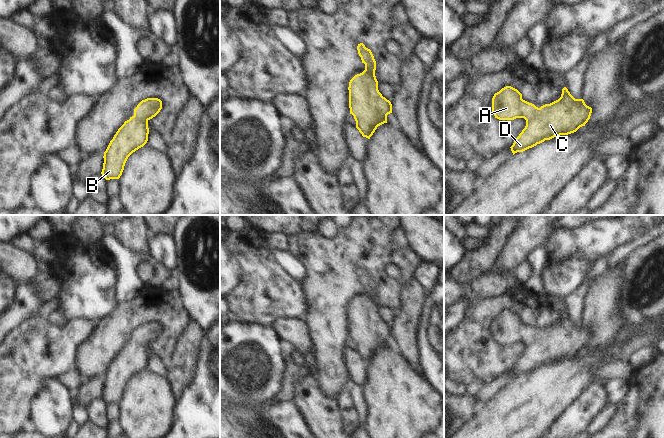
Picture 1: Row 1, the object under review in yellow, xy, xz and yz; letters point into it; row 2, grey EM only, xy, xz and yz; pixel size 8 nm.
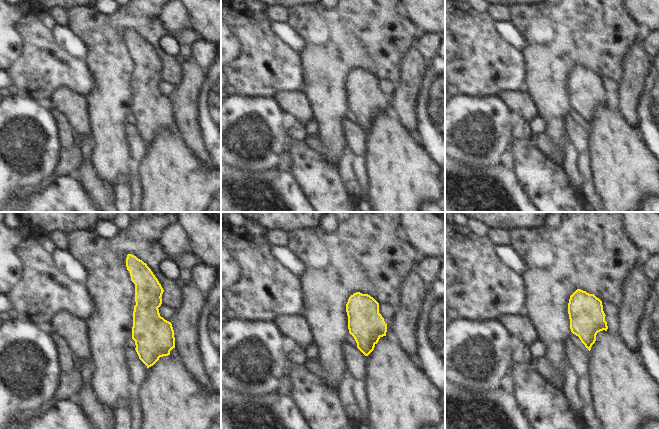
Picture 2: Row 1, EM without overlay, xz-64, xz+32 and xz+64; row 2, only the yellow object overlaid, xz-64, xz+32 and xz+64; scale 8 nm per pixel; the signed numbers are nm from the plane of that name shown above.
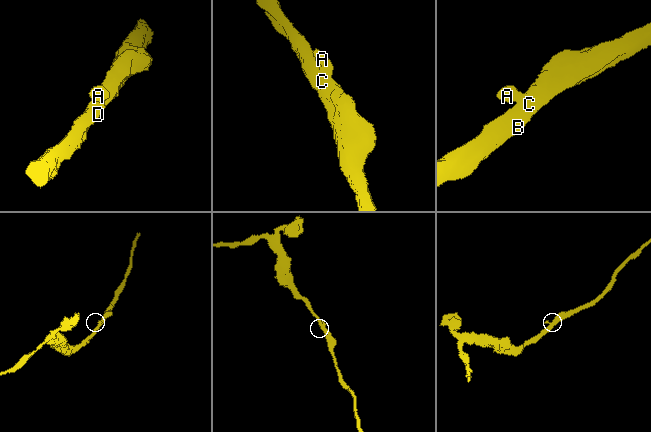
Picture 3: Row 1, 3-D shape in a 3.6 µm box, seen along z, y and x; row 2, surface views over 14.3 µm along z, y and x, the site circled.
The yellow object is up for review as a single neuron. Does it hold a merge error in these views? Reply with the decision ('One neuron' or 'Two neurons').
One neuron.

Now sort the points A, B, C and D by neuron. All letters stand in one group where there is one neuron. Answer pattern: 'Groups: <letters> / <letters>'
Groups: A B C D.

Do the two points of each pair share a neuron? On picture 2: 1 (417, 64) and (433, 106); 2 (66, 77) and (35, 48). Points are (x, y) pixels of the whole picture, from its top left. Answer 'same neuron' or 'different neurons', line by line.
1: different neurons
2: same neuron

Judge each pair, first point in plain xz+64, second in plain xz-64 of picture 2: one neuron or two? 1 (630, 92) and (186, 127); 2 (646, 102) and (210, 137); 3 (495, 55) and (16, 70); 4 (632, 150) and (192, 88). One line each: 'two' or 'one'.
1: one
2: one
3: one
4: two

